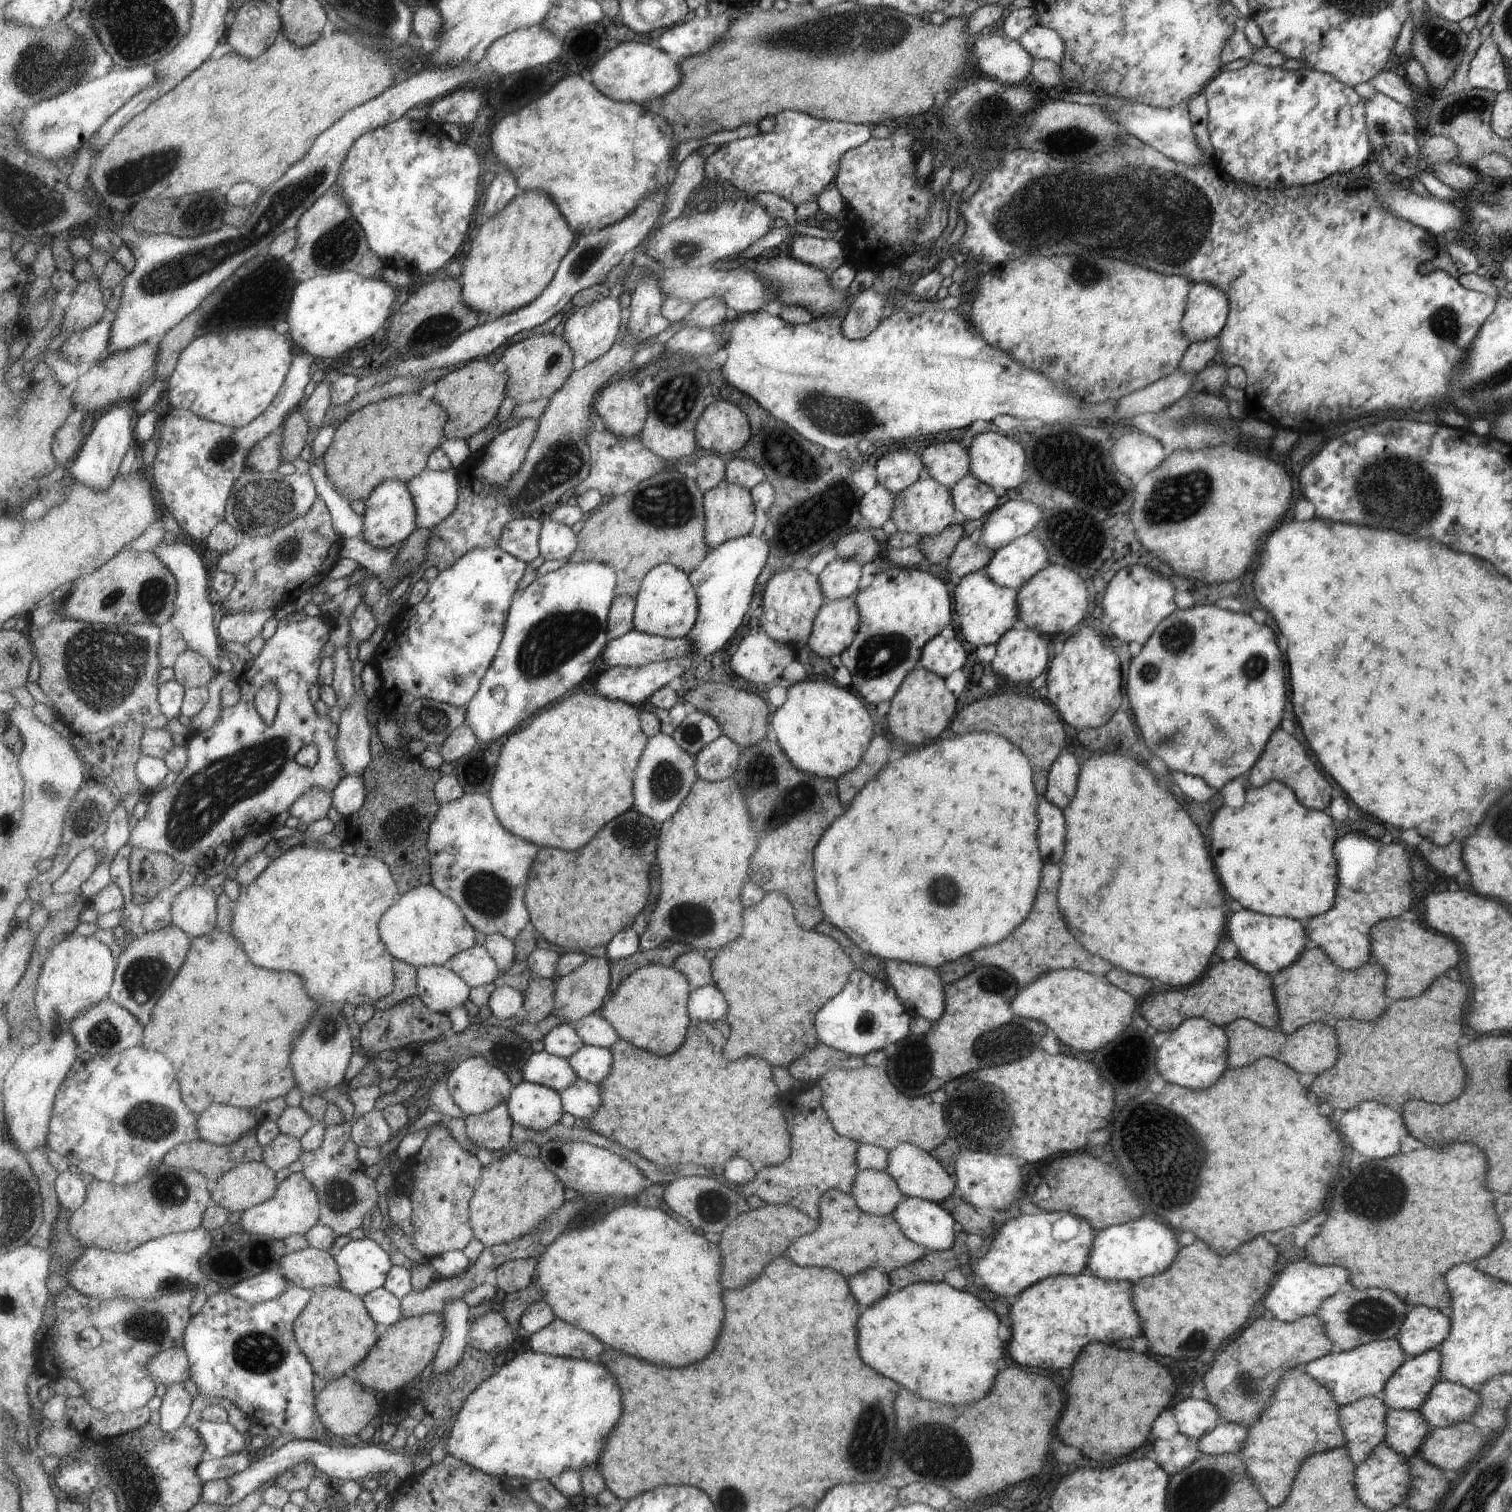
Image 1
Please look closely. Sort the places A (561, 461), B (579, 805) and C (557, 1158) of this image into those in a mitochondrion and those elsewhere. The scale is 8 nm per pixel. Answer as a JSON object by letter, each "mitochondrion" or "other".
{"A":"mitochondrion","B":"other","C":"mitochondrion"}

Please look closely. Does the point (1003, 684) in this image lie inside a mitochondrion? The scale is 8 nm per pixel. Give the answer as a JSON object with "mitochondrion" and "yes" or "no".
{"mitochondrion":"no"}

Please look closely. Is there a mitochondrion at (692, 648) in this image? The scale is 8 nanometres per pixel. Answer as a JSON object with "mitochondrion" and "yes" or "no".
{"mitochondrion":"no"}

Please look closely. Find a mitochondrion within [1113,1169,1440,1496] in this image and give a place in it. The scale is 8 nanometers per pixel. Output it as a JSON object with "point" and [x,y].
{"point":[1376,1314]}

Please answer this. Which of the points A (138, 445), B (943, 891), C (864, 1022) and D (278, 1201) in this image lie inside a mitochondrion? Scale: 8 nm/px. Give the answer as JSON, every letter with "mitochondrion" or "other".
{"A":"other","B":"mitochondrion","C":"mitochondrion","D":"other"}

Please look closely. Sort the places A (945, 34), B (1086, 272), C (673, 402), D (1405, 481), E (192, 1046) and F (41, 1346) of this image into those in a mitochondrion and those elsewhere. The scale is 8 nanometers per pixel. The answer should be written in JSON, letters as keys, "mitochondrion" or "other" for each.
{"A":"other","B":"mitochondrion","C":"mitochondrion","D":"mitochondrion","E":"other","F":"other"}

